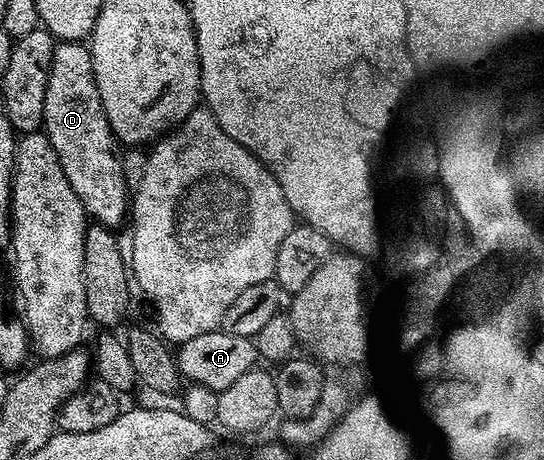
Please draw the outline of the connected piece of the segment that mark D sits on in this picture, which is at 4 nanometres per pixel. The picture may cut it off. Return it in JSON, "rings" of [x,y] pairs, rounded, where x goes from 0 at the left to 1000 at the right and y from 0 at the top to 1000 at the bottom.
{"rings":[[[119,87],[103,93],[94,120],[90,178],[83,187],[83,248],[77,285],[85,287],[105,343],[112,352],[112,370],[119,370],[119,387],[127,387],[127,404],[134,404],[134,422],[149,430],[162,472],[176,487],[191,487],[195,496],[217,498],[217,487],[237,470],[237,411],[222,370],[222,315],[211,302],[200,274],[200,257],[193,257],[186,230],[186,204],[178,196],[178,178],[171,161],[167,107],[158,93],[142,87]]]}

